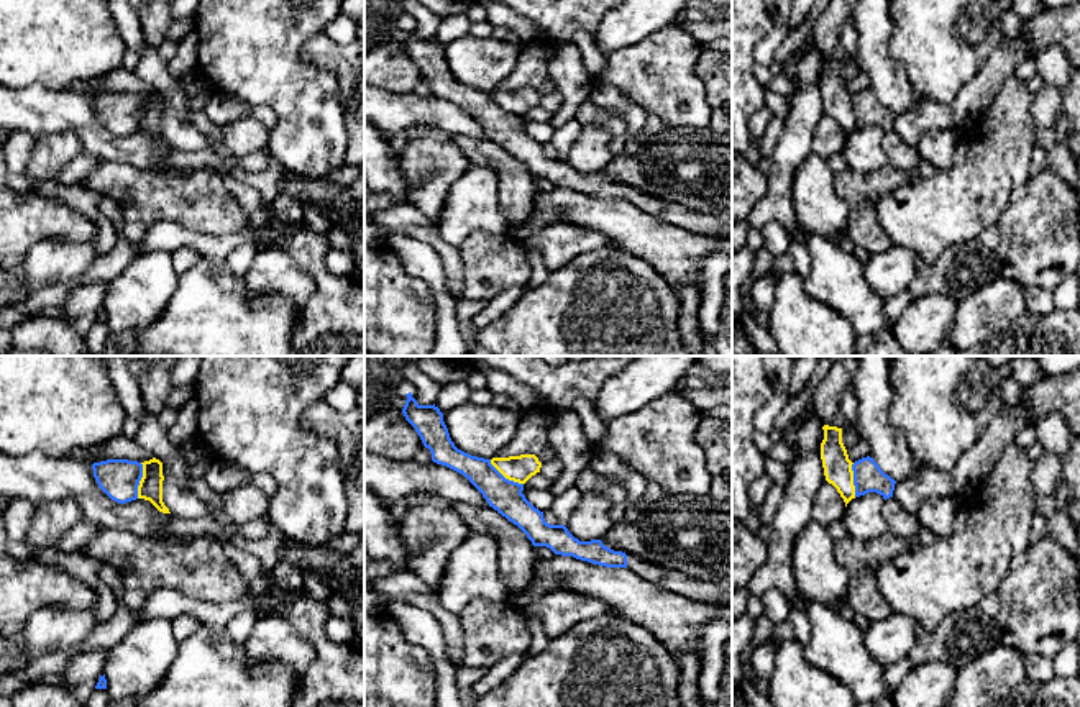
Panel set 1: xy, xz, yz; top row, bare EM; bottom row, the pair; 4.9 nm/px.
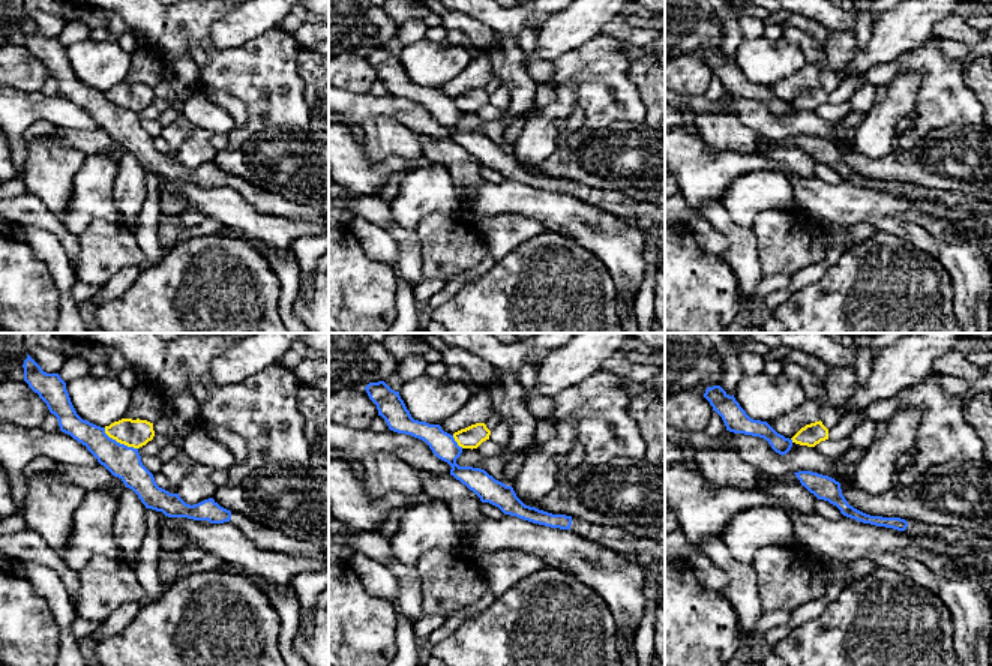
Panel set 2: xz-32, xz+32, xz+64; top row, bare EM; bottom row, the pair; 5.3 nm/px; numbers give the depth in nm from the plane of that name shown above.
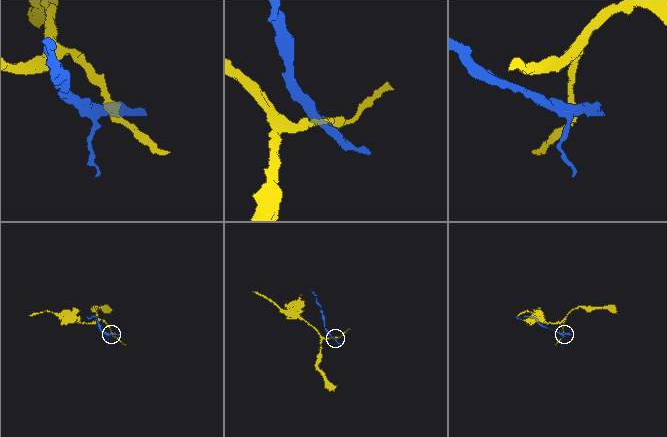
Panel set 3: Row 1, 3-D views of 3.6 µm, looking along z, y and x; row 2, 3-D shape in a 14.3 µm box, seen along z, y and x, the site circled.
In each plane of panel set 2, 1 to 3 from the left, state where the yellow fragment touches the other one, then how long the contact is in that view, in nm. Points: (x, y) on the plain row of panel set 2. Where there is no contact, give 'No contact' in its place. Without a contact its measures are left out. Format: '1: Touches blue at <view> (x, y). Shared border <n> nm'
1: Touches blue at xz-32 (119, 107). Shared border 220 nm
2: Touches blue at xz+32 (456, 107). Shared border 90 nm
3: No contact

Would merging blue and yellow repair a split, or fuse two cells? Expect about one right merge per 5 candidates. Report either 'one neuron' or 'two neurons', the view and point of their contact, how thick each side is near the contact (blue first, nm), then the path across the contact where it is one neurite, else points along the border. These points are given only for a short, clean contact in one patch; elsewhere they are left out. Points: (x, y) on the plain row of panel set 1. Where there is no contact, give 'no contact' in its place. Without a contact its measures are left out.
two neurons; meets blue in xz at (504, 110); 160 nm thick on the blue side, 130 nm on the other; border along xz (489, 92), (506, 110), (522, 117)

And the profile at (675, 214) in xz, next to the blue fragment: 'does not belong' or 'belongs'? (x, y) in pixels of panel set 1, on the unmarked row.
belongs

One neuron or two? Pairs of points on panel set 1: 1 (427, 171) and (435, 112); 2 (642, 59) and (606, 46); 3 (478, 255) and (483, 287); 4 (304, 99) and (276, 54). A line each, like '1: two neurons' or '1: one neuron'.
1: two neurons
2: two neurons
3: one neuron
4: one neuron

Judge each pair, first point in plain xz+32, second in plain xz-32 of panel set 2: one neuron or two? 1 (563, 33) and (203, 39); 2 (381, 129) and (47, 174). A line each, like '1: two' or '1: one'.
1: two
2: one

